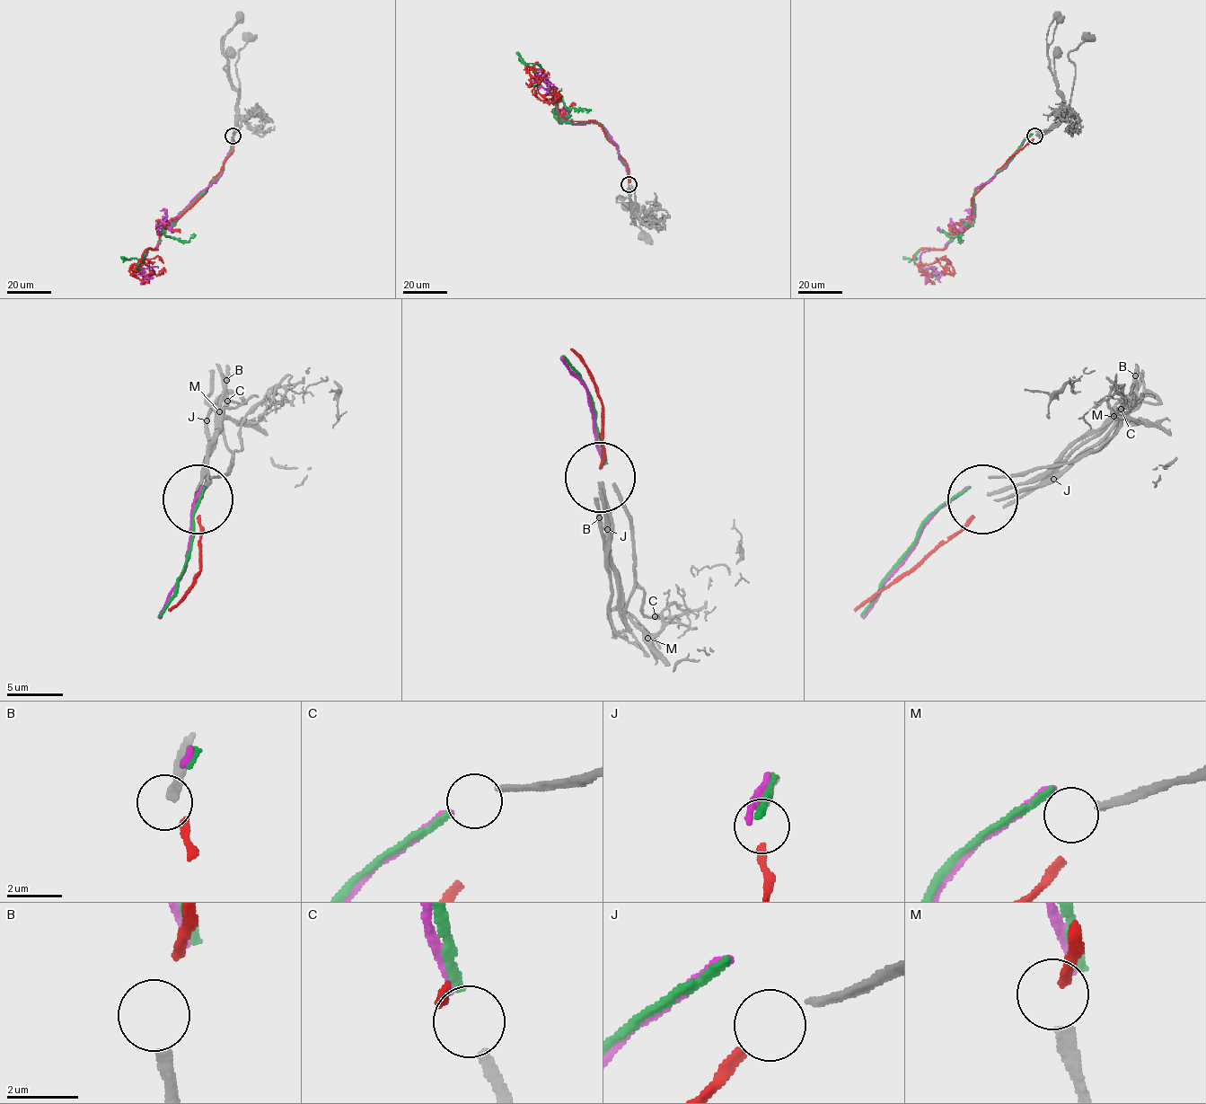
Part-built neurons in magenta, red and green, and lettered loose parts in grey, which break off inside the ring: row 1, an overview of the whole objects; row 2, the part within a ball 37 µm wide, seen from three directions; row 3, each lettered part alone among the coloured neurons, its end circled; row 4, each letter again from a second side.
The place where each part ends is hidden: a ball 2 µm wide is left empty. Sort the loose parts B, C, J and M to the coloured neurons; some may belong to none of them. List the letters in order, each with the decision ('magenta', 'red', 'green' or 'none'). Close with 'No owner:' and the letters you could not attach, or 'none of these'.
B: none
C: magenta
J: red
M: none
No owner: B, M

